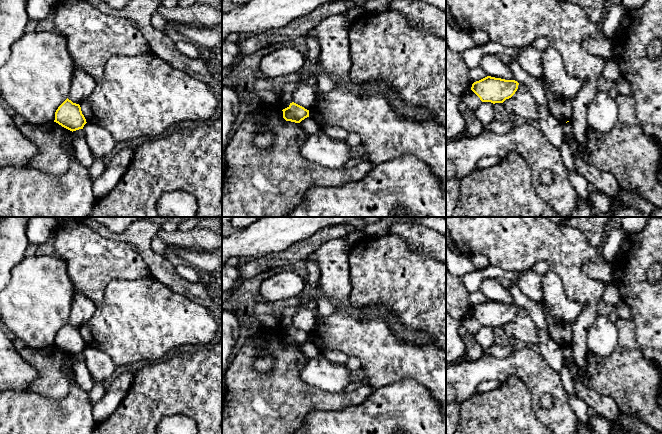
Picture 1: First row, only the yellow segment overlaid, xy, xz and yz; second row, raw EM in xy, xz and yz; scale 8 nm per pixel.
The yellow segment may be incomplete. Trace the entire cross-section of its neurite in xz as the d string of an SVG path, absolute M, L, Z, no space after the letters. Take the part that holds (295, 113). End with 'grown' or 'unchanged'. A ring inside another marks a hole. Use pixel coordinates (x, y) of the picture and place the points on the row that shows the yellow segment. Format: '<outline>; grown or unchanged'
M292 102L290 105L283 109L283 118L286 121L300 123L305 118L309 117L309 110Z; unchanged

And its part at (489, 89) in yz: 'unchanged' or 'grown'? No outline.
unchanged

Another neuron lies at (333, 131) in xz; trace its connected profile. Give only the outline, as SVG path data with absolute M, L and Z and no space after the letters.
M314 108L309 110L309 117L315 120L321 126L321 131L323 131L329 137L341 141L346 140L349 133L339 126L325 123Z

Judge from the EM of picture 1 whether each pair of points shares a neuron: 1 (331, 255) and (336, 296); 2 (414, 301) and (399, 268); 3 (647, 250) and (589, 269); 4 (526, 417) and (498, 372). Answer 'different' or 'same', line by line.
1: same
2: same
3: different
4: different

